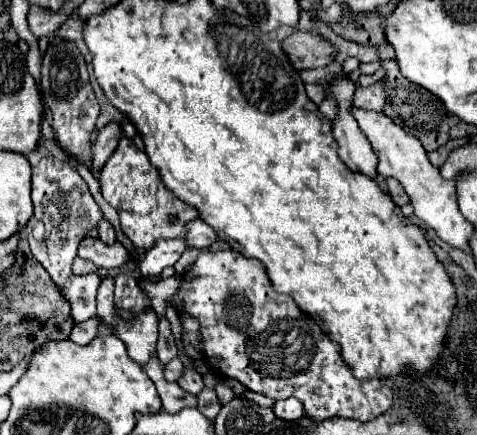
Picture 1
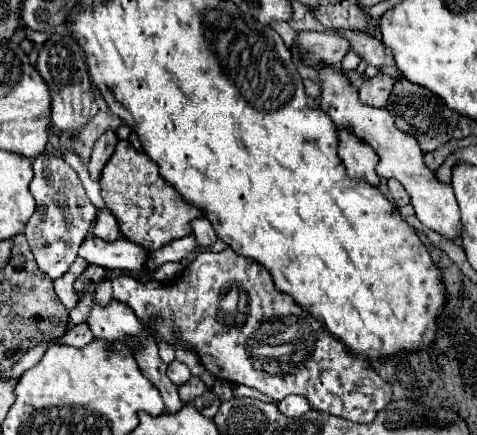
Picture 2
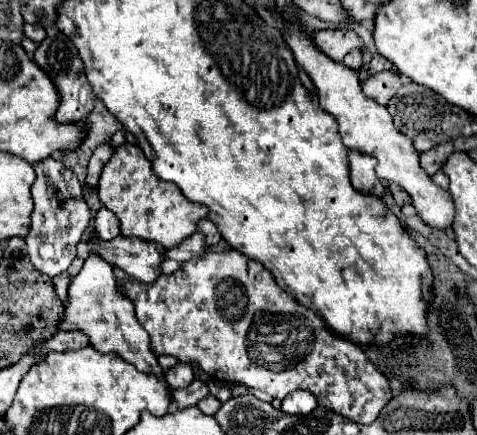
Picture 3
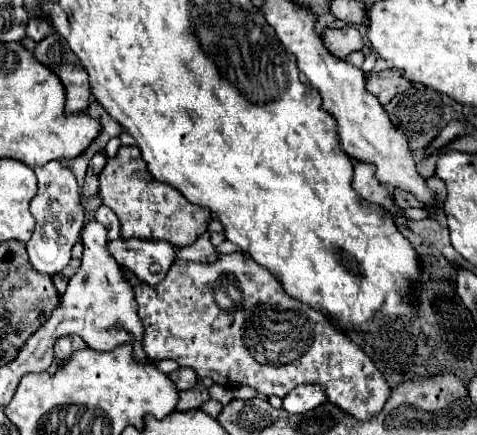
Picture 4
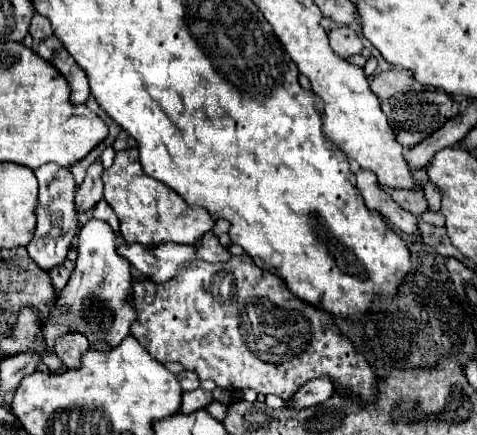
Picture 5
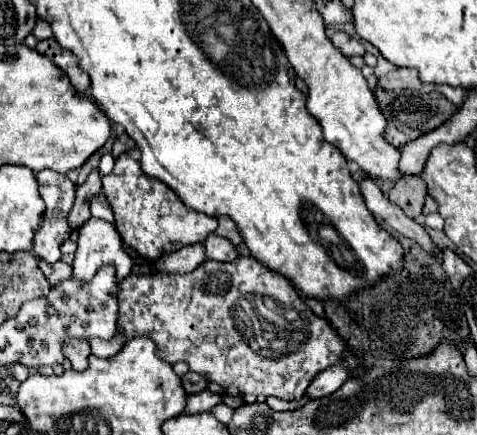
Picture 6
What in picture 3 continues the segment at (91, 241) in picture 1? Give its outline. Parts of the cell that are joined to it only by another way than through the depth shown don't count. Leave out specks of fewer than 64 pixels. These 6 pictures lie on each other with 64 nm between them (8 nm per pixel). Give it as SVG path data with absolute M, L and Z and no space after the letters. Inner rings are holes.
M116 236L110 242L96 240L90 244L88 240L82 240L78 244L76 256L86 260L90 254L98 254L112 266L122 268L128 276L152 284L162 274L162 262L166 260L164 252L166 248L160 248L160 244Z

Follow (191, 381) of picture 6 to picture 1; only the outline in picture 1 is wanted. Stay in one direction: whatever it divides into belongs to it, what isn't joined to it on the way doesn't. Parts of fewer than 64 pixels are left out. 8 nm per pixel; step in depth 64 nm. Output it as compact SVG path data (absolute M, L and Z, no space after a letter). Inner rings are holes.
M174 358L170 364L166 364L166 368L164 368L164 378L170 380L170 382L178 382L178 378L182 376L182 372L184 372L184 366L182 366L180 358Z

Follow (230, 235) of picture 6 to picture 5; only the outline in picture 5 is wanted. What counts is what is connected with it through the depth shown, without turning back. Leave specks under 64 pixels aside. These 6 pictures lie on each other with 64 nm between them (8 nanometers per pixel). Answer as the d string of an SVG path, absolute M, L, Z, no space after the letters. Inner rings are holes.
M220 218L220 220L216 220L216 226L214 226L214 230L212 230L212 232L222 240L224 246L230 246L230 244L232 244L232 238L230 238L230 234L228 234L228 228L230 228L230 224Z

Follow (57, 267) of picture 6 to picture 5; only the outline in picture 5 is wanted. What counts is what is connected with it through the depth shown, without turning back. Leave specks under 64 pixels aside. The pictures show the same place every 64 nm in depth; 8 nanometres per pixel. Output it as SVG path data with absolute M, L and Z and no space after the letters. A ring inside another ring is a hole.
M64 260L64 264L60 264L60 268L56 268L56 270L52 268L52 272L48 272L50 278L52 278L52 284L54 284L54 290L56 290L56 292L64 290L64 286L66 286L68 280L70 280L72 270L74 270L74 262Z

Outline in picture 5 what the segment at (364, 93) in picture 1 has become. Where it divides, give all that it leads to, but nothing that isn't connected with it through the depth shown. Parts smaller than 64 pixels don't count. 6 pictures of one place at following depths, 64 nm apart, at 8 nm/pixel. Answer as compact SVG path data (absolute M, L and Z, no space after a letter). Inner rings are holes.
M396 68L390 72L376 74L370 88L380 100L386 100L388 96L394 96L398 92L408 92L408 90L416 88L416 80L412 78L412 72Z

